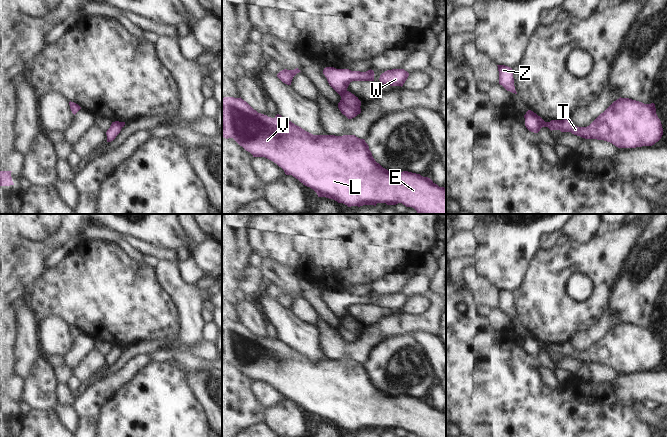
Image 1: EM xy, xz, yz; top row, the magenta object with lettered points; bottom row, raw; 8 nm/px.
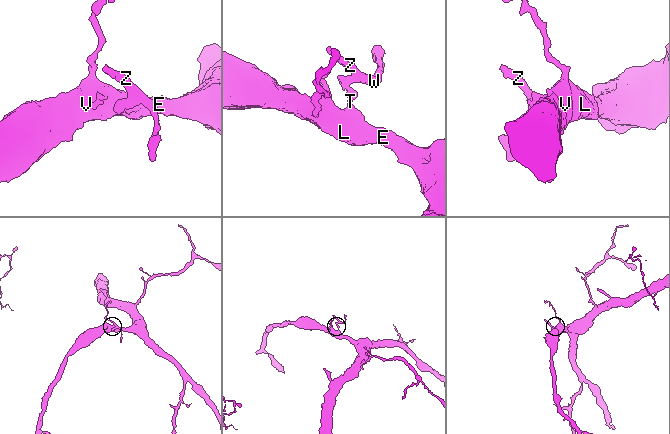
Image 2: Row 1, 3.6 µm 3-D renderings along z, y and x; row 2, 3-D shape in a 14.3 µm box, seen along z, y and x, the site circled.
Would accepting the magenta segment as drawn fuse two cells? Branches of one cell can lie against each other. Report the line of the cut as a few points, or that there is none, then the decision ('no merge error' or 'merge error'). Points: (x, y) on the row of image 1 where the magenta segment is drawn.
cut in xz along (346, 90), (340, 95); merge error

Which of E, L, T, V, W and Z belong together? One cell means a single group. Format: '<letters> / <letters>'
E L T V / W Z

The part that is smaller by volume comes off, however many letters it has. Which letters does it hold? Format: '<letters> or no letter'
W, Z

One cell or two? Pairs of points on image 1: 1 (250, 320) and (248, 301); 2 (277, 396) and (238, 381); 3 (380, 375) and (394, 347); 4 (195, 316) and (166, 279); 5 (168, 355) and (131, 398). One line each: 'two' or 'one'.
1: one
2: two
3: one
4: one
5: two

